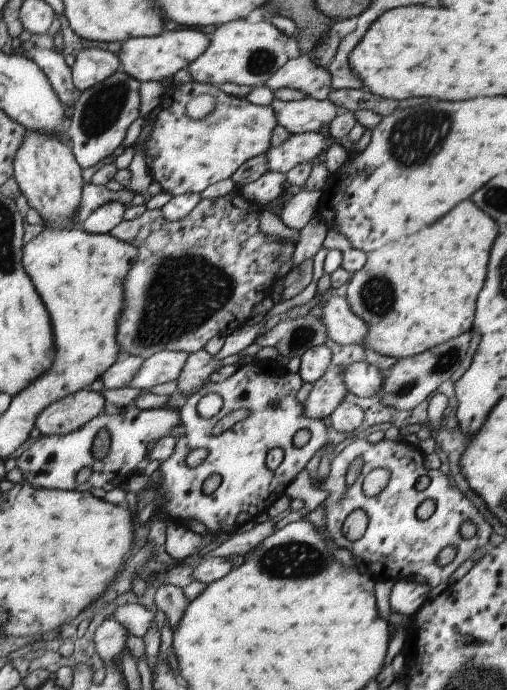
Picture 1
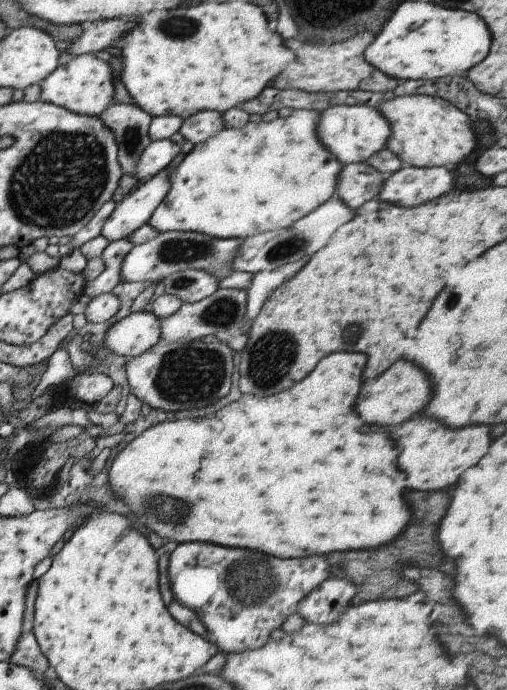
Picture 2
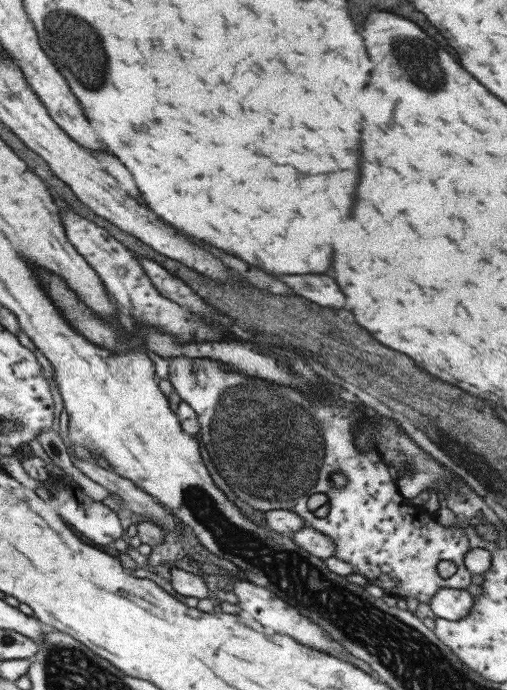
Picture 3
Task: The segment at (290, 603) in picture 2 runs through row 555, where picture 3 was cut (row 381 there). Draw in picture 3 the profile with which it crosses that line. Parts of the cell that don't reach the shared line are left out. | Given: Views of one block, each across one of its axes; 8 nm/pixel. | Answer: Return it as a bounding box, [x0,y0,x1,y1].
[169,358,473,604]

